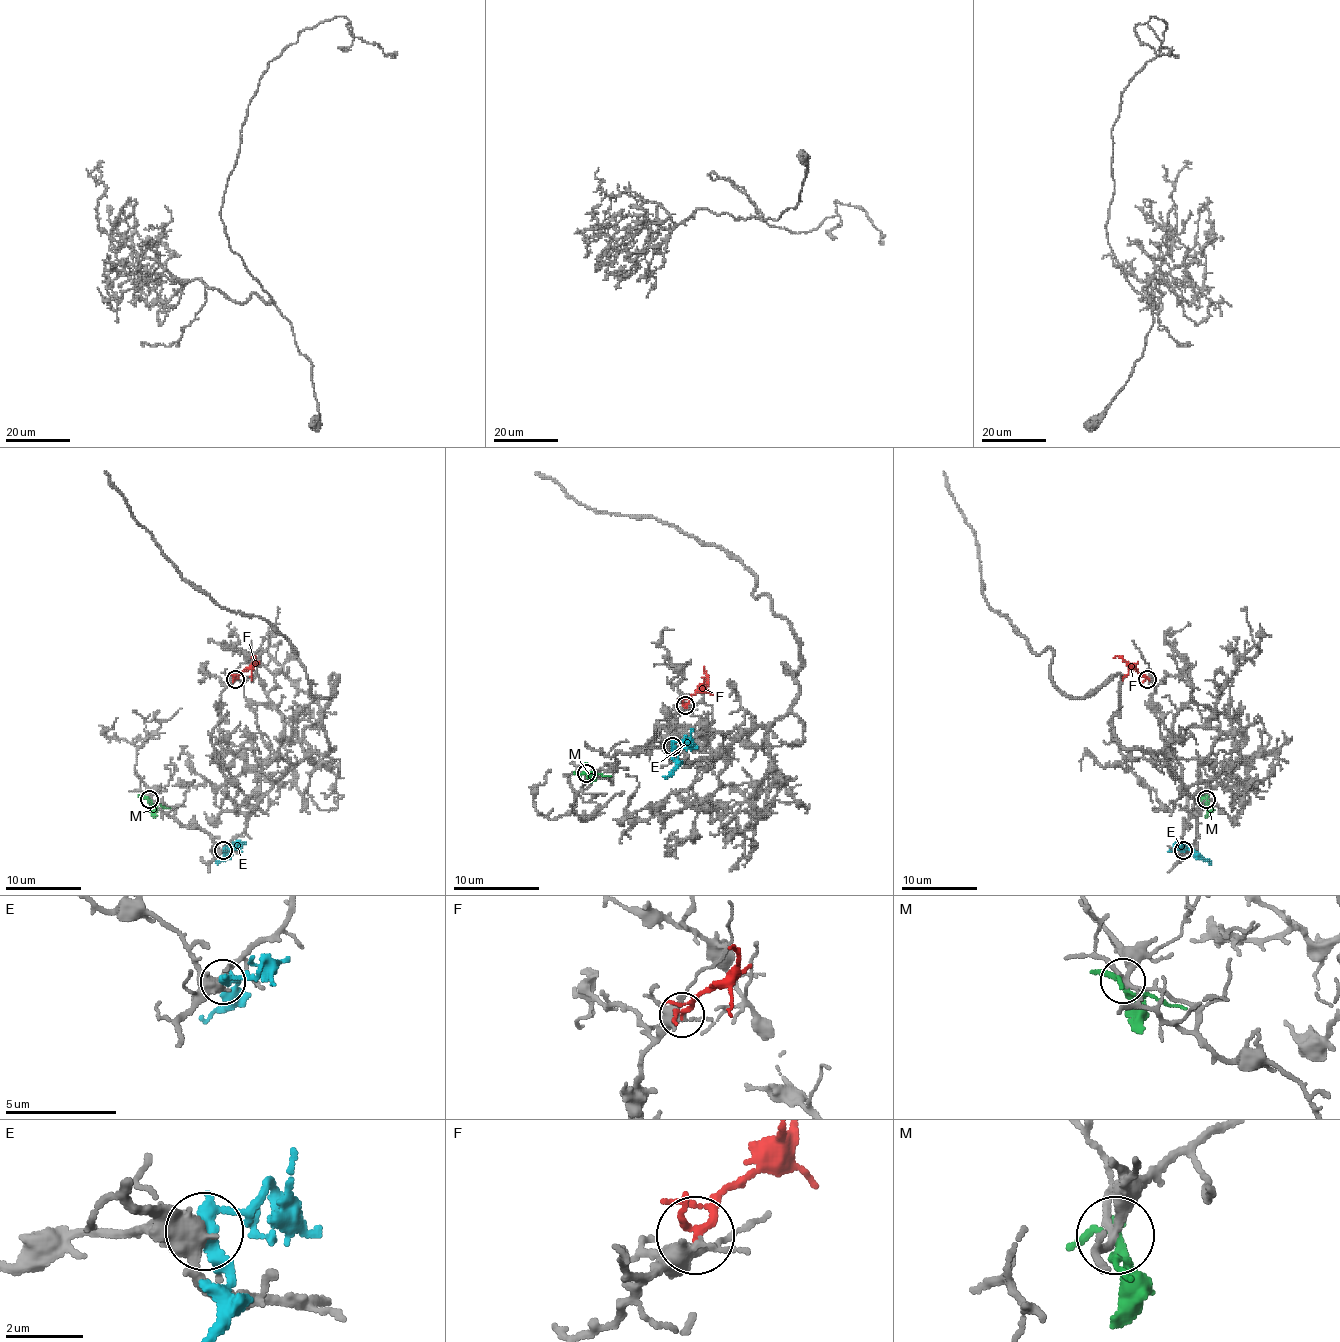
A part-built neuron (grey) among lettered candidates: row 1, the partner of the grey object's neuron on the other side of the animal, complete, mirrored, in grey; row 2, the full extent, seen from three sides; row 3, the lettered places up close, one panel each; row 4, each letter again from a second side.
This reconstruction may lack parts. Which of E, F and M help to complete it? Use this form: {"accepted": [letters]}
{"accepted": ["F"]}

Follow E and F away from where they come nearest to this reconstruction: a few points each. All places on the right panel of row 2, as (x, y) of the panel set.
E: (1182, 849), (1199, 853), (1209, 863)
F: (1147, 678), (1126, 661), (1117, 656), (1113, 657)

